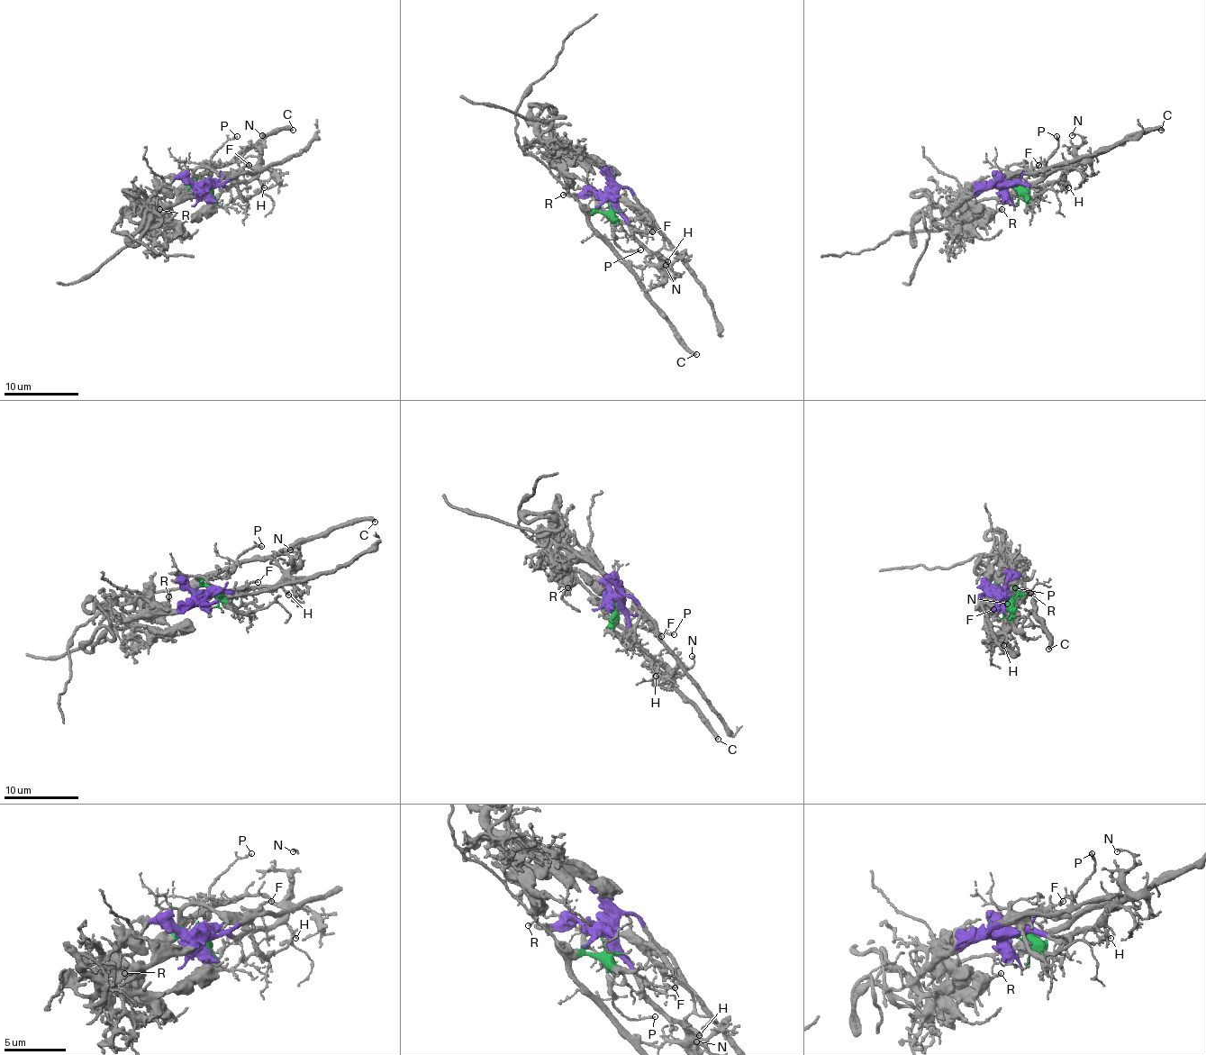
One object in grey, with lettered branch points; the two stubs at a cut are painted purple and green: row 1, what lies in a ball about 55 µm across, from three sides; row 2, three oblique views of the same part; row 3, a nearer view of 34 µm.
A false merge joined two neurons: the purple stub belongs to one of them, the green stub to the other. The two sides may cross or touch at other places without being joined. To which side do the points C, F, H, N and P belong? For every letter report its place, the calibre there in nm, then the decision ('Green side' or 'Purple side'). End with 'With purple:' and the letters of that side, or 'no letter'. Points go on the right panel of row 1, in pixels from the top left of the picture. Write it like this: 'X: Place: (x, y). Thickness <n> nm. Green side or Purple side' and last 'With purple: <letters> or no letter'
C: Place: (1161, 130). Thickness 360 nm. Green side
F: Place: (1038, 165). Thickness 170 nm. Green side
H: Place: (1068, 187). Thickness 200 nm. Purple side
N: Place: (1072, 135). Thickness 140 nm. Purple side
P: Place: (1056, 136). Thickness 140 nm. Green side
With purple: H, N

